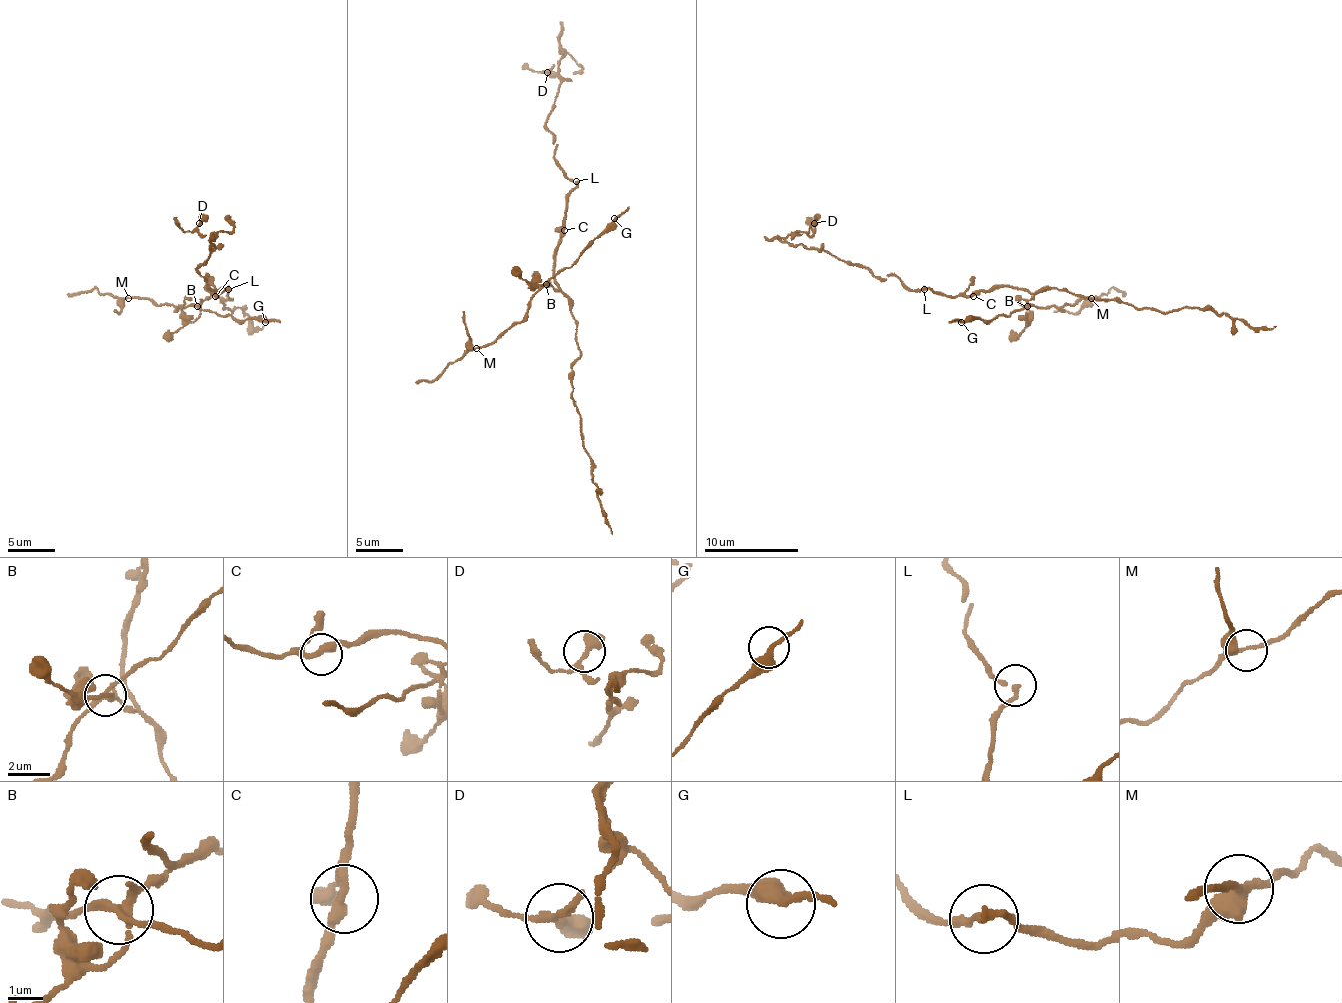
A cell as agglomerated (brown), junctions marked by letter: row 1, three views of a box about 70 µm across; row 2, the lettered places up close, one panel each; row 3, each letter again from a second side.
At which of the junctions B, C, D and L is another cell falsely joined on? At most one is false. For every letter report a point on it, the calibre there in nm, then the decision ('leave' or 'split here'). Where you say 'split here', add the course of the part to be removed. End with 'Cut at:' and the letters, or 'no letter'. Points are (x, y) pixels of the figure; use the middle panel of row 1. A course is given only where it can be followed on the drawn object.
B: at (546, 284); 240 nm thick; split here; foreign part runs (545, 285), (531, 299), (529, 313), (493, 341), (469, 348), (429, 382), (415, 382)
C: at (564, 230); 240 nm thick; leave
D: at (547, 72); 280 nm thick; leave
L: at (576, 181); 200 nm thick; leave
Cut at: B

